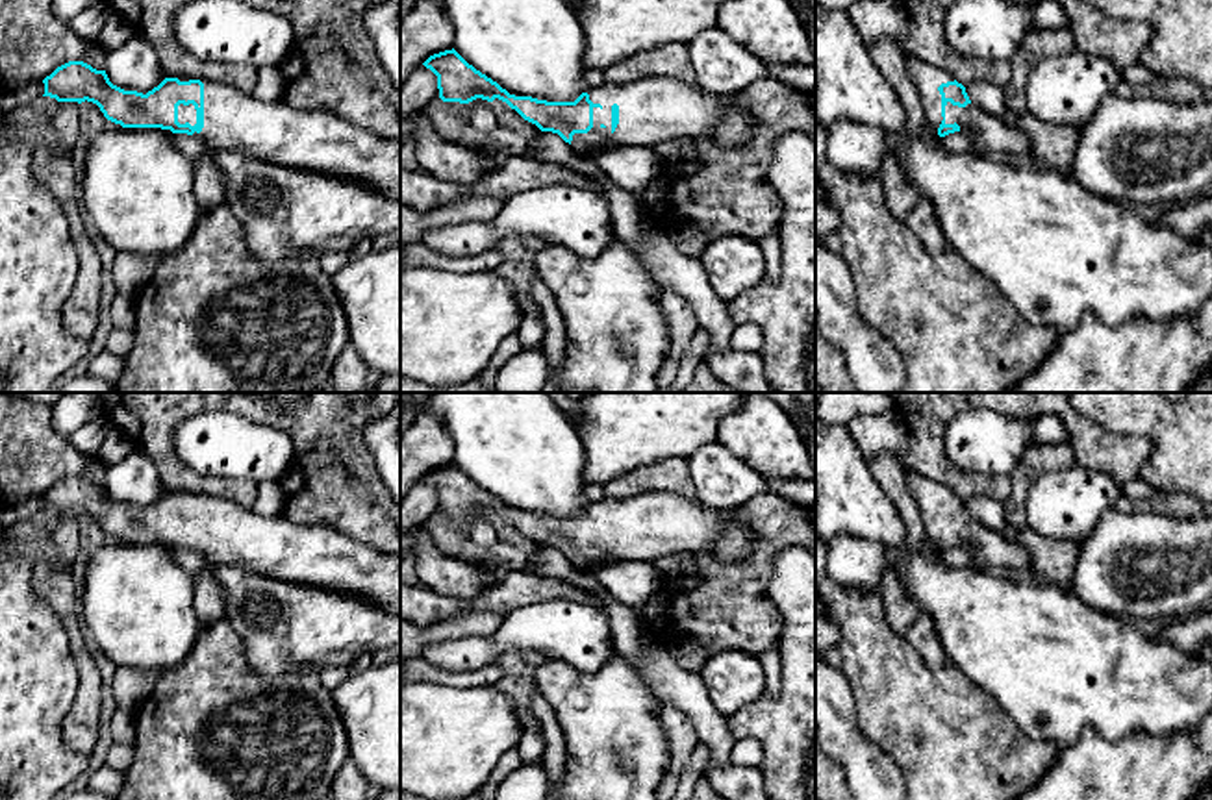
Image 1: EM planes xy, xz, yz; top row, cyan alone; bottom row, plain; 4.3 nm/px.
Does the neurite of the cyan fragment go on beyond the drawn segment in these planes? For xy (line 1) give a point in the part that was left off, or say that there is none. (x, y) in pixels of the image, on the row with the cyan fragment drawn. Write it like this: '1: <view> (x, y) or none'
1: xy (275, 132)

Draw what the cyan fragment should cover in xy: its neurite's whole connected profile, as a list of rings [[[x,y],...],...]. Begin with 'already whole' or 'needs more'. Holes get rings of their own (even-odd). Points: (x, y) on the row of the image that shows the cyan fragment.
needs more; [[[69,61],[43,80],[44,94],[57,102],[93,102],[104,117],[122,128],[161,128],[196,135],[208,152],[234,150],[272,165],[315,170],[369,185],[385,198],[400,200],[400,141],[358,128],[332,111],[297,109],[284,98],[261,102],[222,81],[167,76],[146,94],[113,85],[106,70],[83,61]]]

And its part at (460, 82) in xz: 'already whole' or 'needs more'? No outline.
needs more

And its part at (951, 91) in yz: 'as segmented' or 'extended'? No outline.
extended

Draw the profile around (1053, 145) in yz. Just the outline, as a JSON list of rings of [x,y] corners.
[[[1030,113],[1019,115],[1017,128],[1030,141],[1029,159],[1042,163],[1049,170],[1071,174],[1079,130],[1062,124],[1045,124]]]

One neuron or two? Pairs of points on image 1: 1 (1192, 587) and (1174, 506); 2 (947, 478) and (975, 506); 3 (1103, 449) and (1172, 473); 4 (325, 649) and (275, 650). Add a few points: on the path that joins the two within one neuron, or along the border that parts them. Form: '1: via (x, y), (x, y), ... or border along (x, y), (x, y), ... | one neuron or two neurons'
1: border along (1148, 508), (1192, 521) | two neurons
2: border along (964, 500), (975, 495), (997, 499), (1007, 523) | two neurons
3: border along (1112, 432), (1151, 441), (1153, 452), (1138, 476) | two neurons
4: via (312, 649), (288, 649) | one neuron

